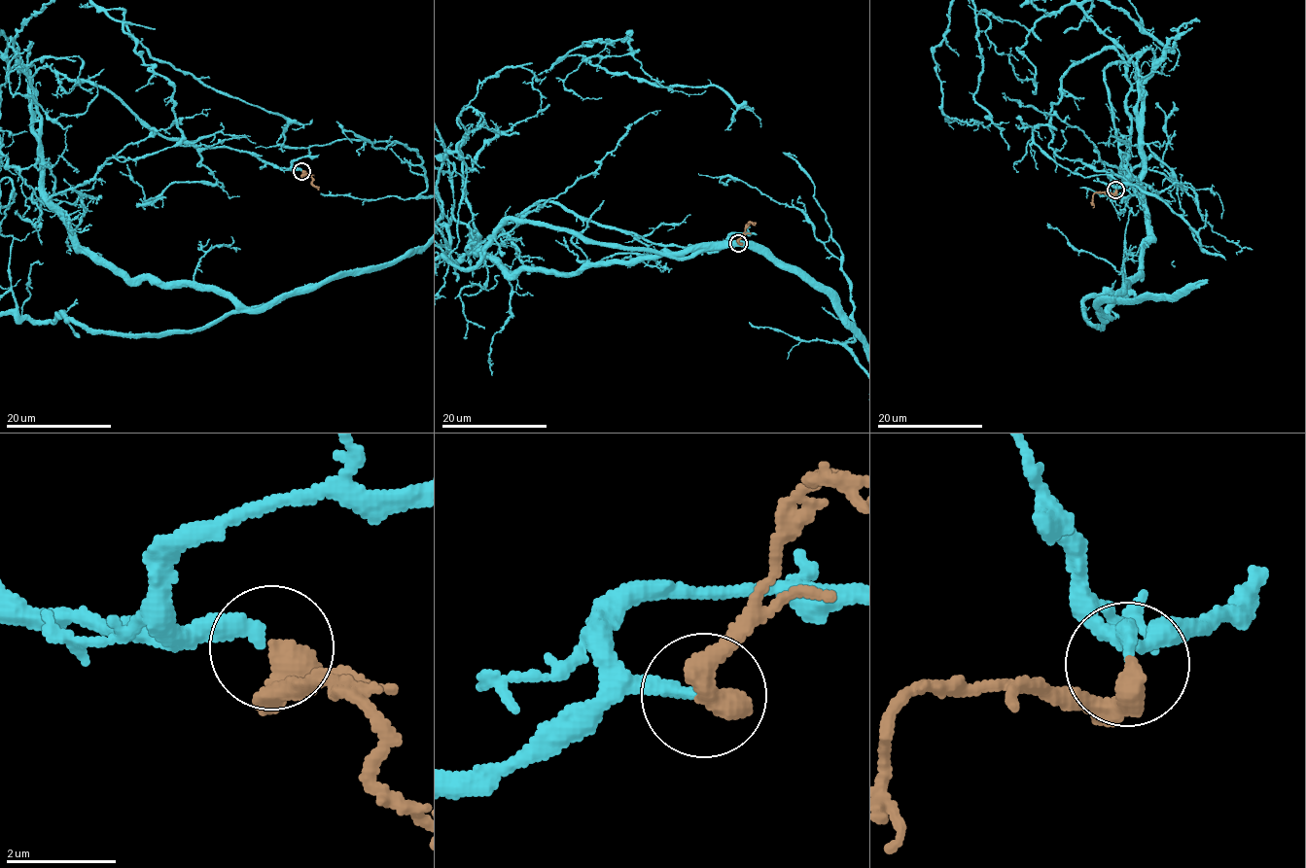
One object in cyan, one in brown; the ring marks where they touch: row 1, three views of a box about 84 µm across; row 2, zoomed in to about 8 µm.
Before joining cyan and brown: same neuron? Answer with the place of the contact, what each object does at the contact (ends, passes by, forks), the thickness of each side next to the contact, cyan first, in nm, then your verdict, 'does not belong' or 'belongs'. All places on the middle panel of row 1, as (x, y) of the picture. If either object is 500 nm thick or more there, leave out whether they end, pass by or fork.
at (738, 243); 280 nm thick on the cyan side, 500 nm on the other; belongs

